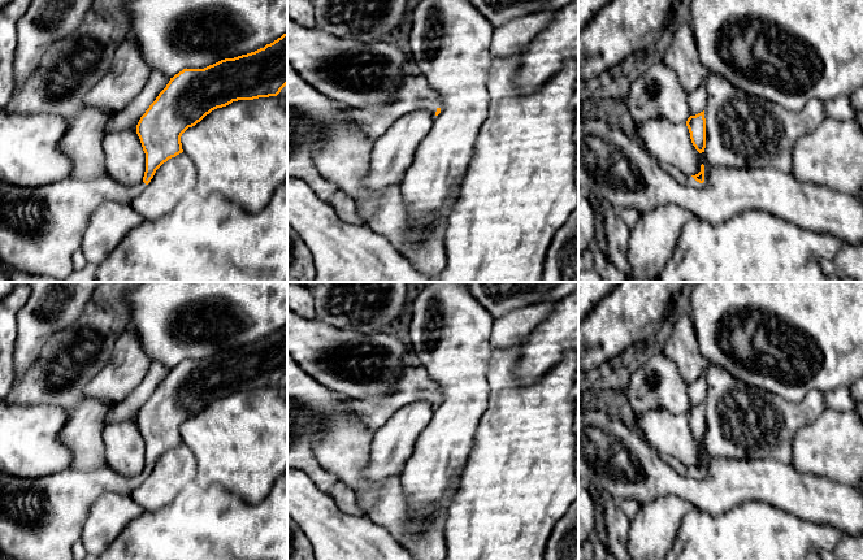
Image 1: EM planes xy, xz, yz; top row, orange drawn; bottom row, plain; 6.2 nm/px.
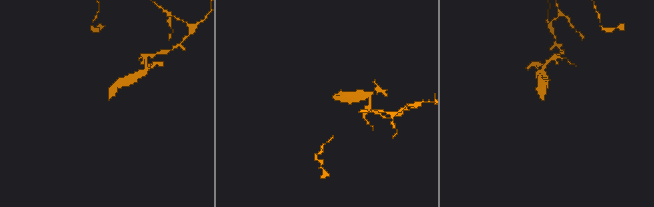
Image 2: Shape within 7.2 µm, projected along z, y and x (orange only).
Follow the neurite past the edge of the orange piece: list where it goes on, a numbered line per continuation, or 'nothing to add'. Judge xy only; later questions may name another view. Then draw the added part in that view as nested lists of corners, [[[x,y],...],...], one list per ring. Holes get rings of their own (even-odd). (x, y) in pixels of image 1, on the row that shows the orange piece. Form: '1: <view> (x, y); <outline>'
1: xy (40, 228); [[[107,175],[91,181],[65,178],[36,187],[0,179],[0,260],[23,273],[65,282],[74,270],[73,256],[96,208],[107,201],[130,204],[146,186],[143,181],[126,186]]]

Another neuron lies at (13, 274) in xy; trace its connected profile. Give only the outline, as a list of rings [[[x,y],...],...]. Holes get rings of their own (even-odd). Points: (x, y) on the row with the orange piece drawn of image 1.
[[[1,260],[0,264],[4,266],[5,274],[10,282],[60,282],[55,278],[49,278],[45,275],[29,274],[18,269],[13,269],[8,266],[5,262],[3,262]]]

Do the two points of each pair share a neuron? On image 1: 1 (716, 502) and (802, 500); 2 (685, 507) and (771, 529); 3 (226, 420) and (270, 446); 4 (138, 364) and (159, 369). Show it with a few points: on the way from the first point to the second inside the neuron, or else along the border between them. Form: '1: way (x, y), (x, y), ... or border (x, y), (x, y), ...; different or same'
1: way (737, 489), (781, 489); same
2: border (694, 508), (682, 517), (676, 535); different
3: way (237, 430), (246, 439), (257, 439), (260, 442); same
4: border (154, 361), (144, 378), (131, 391); different

